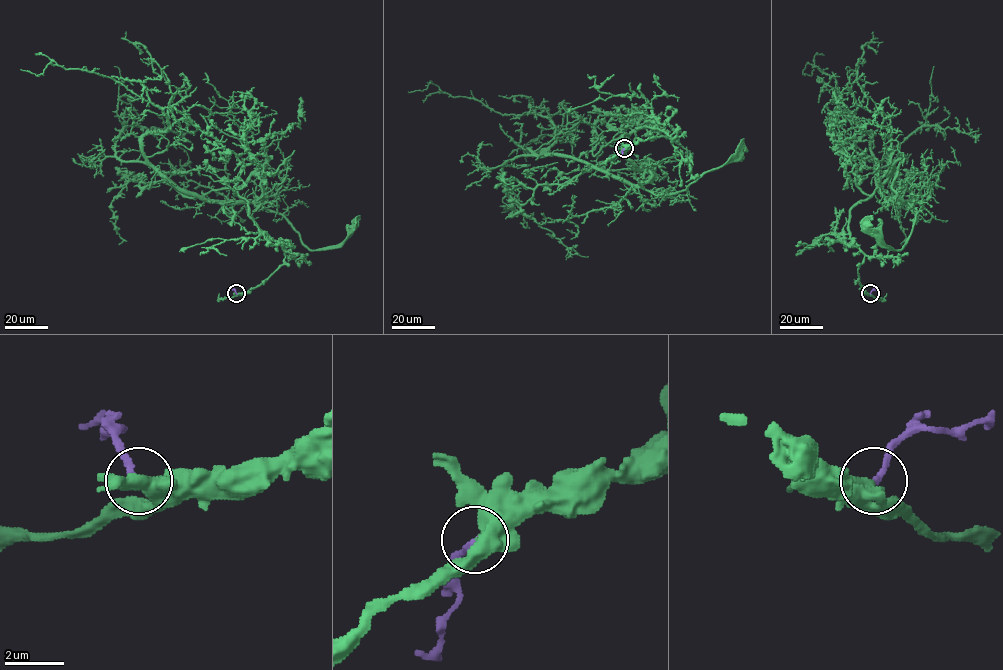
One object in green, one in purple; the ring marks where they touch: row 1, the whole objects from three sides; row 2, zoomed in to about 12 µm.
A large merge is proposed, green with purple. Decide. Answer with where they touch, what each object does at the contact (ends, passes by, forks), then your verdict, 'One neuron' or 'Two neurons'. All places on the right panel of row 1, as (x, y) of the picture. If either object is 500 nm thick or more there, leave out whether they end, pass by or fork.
Place: (870, 293). One neuron

